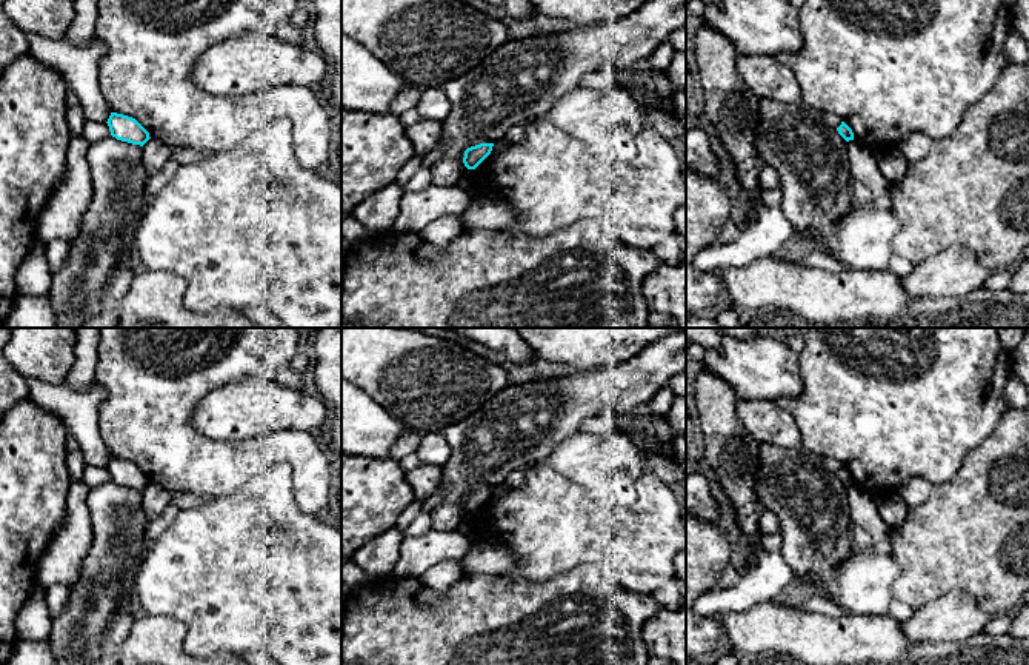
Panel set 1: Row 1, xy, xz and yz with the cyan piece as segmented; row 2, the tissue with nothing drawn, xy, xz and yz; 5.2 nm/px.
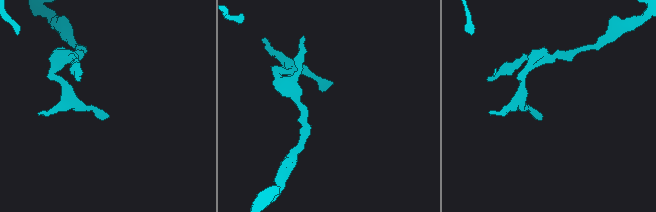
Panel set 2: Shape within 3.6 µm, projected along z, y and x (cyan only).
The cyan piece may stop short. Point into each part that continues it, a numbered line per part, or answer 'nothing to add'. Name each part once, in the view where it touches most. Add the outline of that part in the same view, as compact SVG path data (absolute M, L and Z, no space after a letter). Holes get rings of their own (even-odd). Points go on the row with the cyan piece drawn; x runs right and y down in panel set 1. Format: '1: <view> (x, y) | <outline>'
nothing to add

